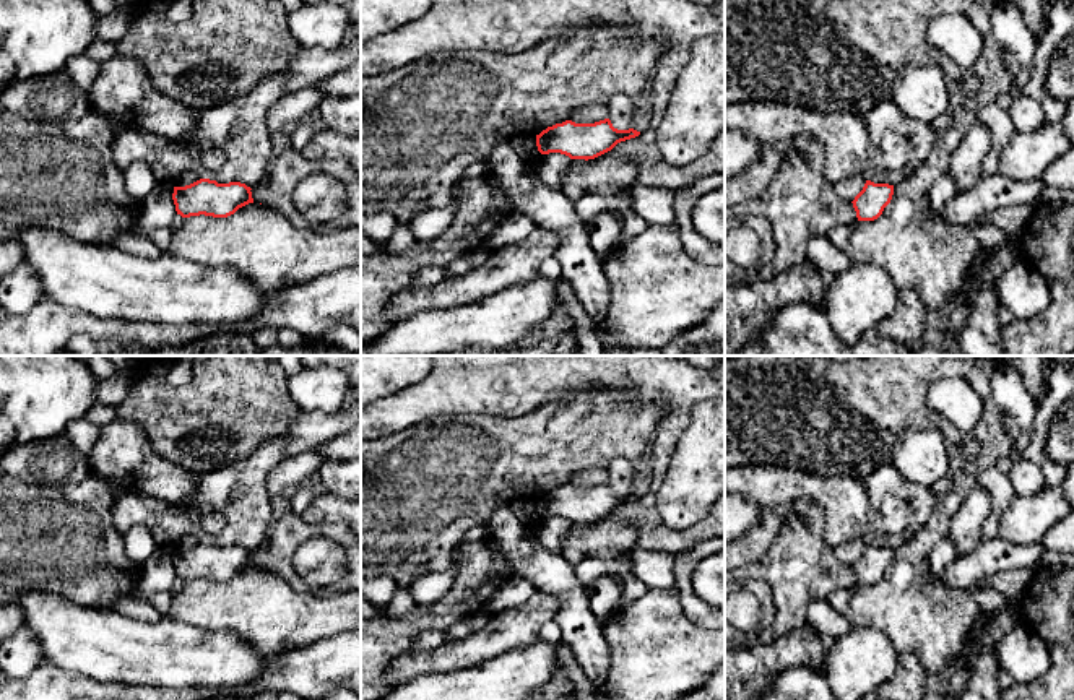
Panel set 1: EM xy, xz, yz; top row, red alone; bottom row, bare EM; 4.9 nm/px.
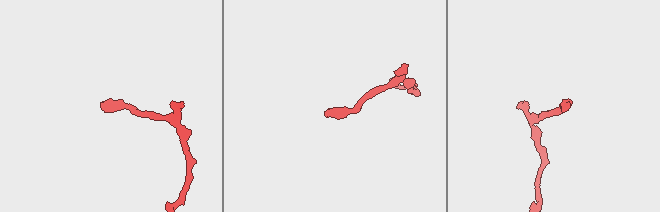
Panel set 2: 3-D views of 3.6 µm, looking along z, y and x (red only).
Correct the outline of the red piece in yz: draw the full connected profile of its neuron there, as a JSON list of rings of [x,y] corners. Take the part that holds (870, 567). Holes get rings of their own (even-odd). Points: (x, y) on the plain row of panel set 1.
[[[866,544],[863,554],[851,565],[858,585],[877,583],[884,572],[890,567],[892,559],[894,549]]]

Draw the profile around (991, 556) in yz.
[[[1001,538],[981,541],[968,555],[957,555],[939,581],[951,591],[973,591],[980,578],[1014,568],[1038,570],[1046,565],[1043,544],[1017,546]]]

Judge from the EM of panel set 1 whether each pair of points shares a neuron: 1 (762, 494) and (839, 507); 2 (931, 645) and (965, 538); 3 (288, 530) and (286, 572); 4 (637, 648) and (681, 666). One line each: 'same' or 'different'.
1: same
2: different
3: same
4: same

